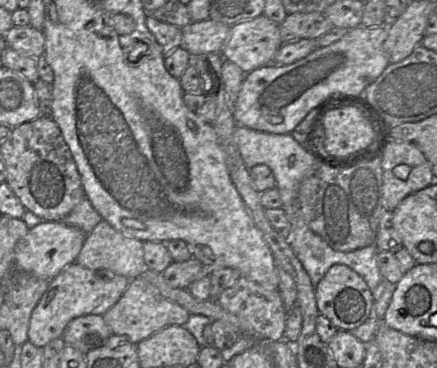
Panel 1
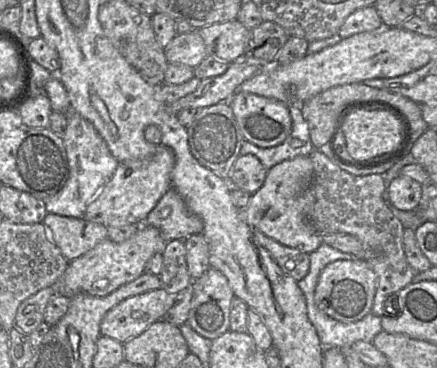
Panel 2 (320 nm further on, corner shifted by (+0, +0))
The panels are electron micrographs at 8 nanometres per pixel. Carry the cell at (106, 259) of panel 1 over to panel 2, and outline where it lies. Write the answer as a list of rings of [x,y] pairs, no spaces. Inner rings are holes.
[[[47,213],[43,224],[68,262],[84,255],[108,238],[107,227],[83,218]]]

